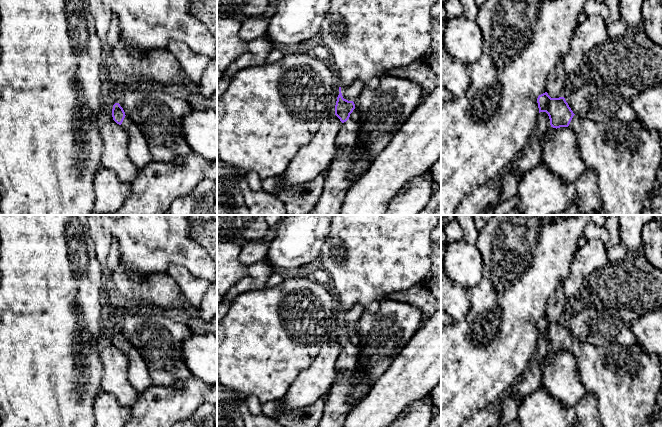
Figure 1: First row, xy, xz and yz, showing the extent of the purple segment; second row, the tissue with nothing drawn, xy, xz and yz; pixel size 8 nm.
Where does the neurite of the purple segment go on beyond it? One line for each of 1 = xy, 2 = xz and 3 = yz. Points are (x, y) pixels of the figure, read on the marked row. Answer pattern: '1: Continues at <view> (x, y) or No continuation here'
1: Continues at xy (139, 153)
2: Continues at xz (352, 162)
3: Continues at yz (625, 156)

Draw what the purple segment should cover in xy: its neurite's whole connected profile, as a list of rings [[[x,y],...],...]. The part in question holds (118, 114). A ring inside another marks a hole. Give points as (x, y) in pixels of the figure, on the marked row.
[[[119,103],[113,105],[112,117],[113,120],[121,125],[127,132],[129,138],[129,158],[137,168],[142,170],[147,164],[153,161],[145,137],[139,127],[125,115],[124,110]]]

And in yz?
[[[547,92],[537,98],[539,113],[546,112],[553,128],[570,127],[578,138],[580,155],[586,164],[586,170],[593,170],[597,175],[598,195],[601,208],[594,215],[642,215],[644,201],[656,185],[658,167],[661,165],[662,134],[644,128],[636,119],[623,122],[617,119],[594,122],[573,113],[564,97],[551,98]]]

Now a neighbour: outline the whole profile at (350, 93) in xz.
[[[357,80],[350,86],[341,87],[341,93],[344,99],[354,102],[364,88],[363,82]]]

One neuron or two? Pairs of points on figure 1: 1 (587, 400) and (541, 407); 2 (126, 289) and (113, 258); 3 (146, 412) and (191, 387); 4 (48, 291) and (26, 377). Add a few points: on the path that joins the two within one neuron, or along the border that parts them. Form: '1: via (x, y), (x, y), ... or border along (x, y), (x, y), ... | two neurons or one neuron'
1: via (576, 411), (552, 412) | one neuron
2: border along (119, 262), (108, 274), (107, 278) | two neurons
3: via (157, 410), (175, 403), (180, 398) | one neuron
4: via (47, 312), (35, 343), (35, 356) | one neuron

